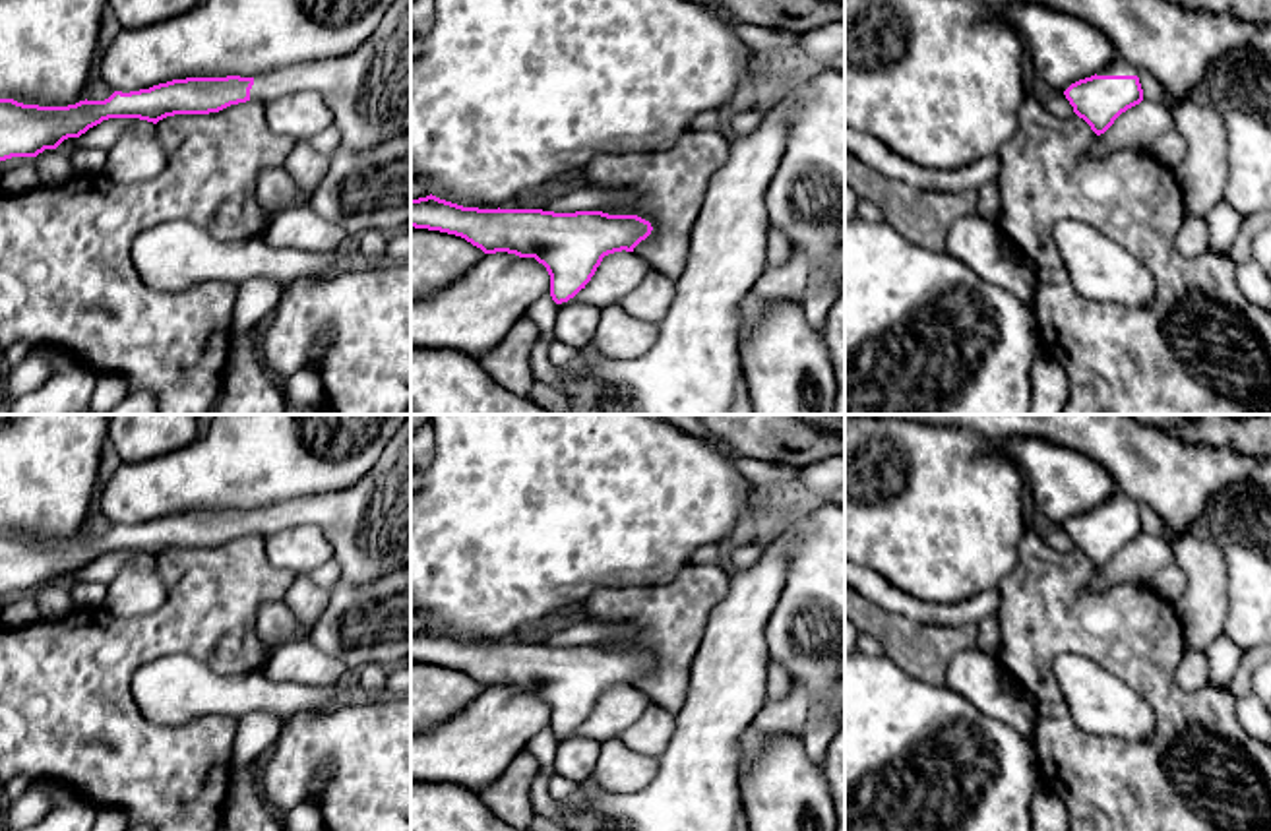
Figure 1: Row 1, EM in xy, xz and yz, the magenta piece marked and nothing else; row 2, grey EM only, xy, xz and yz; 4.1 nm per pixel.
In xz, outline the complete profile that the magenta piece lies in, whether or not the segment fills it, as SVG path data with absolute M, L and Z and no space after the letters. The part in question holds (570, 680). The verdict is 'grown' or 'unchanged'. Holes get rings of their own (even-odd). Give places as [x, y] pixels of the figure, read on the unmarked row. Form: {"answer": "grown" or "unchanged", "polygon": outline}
{"answer": "unchanged", "polygon": "M432 628L411 633L411 661L461 670L484 688L535 692L550 709L556 738L585 723L604 690L634 686L653 664L637 649L479 643Z"}

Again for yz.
{"answer": "grown", "polygon": "M1120 490L1095 509L1071 517L1064 529L1097 569L1104 568L1122 546L1143 535L1137 502Z"}

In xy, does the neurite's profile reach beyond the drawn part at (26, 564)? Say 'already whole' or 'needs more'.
needs more

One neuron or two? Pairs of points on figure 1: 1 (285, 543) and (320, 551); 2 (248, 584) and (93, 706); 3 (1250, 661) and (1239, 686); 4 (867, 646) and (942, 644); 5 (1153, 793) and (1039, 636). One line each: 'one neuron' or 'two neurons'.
1: one neuron
2: one neuron
3: one neuron
4: two neurons
5: one neuron

